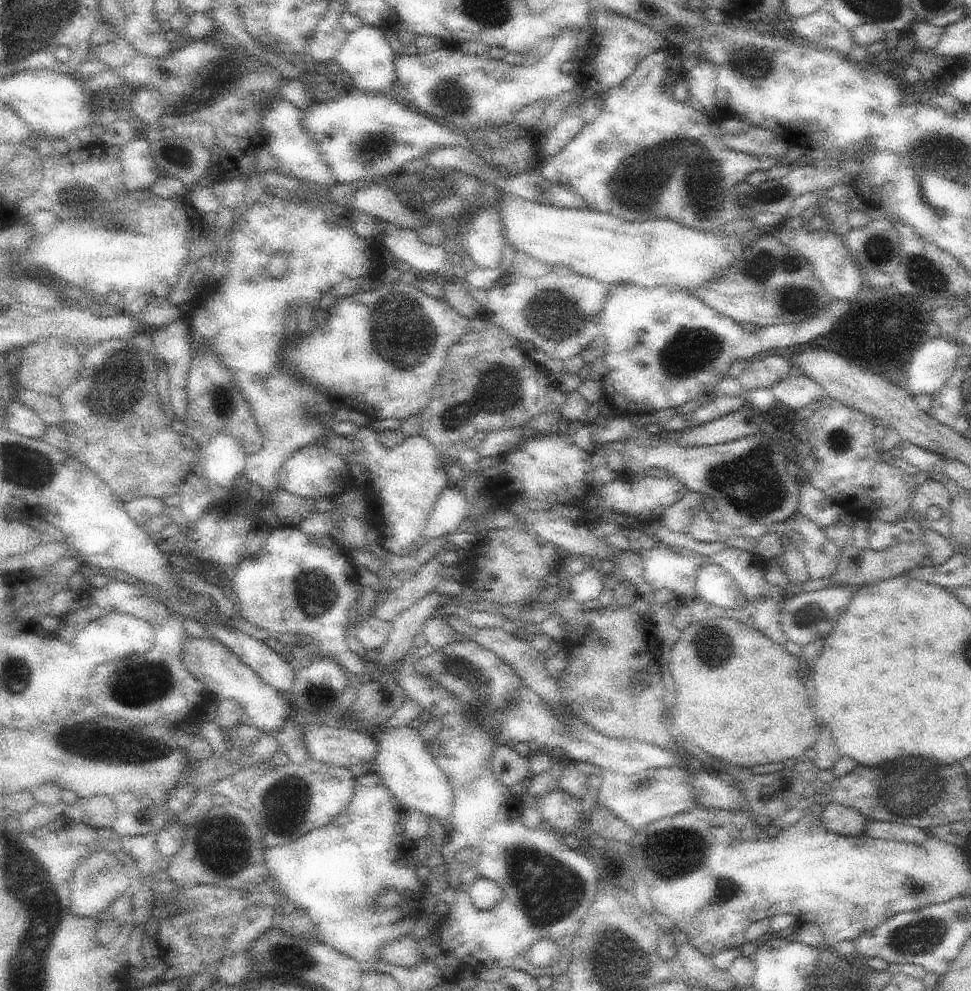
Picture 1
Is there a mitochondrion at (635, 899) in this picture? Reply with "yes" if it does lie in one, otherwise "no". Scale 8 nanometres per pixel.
no

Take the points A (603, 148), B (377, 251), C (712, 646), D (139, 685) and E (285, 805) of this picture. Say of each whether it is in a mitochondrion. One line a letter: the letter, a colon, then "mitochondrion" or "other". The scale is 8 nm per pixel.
A: mitochondrion
B: other
C: mitochondrion
D: mitochondrion
E: mitochondrion

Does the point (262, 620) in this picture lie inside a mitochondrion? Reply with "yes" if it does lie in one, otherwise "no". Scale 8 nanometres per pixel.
no

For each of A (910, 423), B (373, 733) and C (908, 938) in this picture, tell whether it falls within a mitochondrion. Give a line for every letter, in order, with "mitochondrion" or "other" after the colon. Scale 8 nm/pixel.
A: other
B: other
C: mitochondrion

